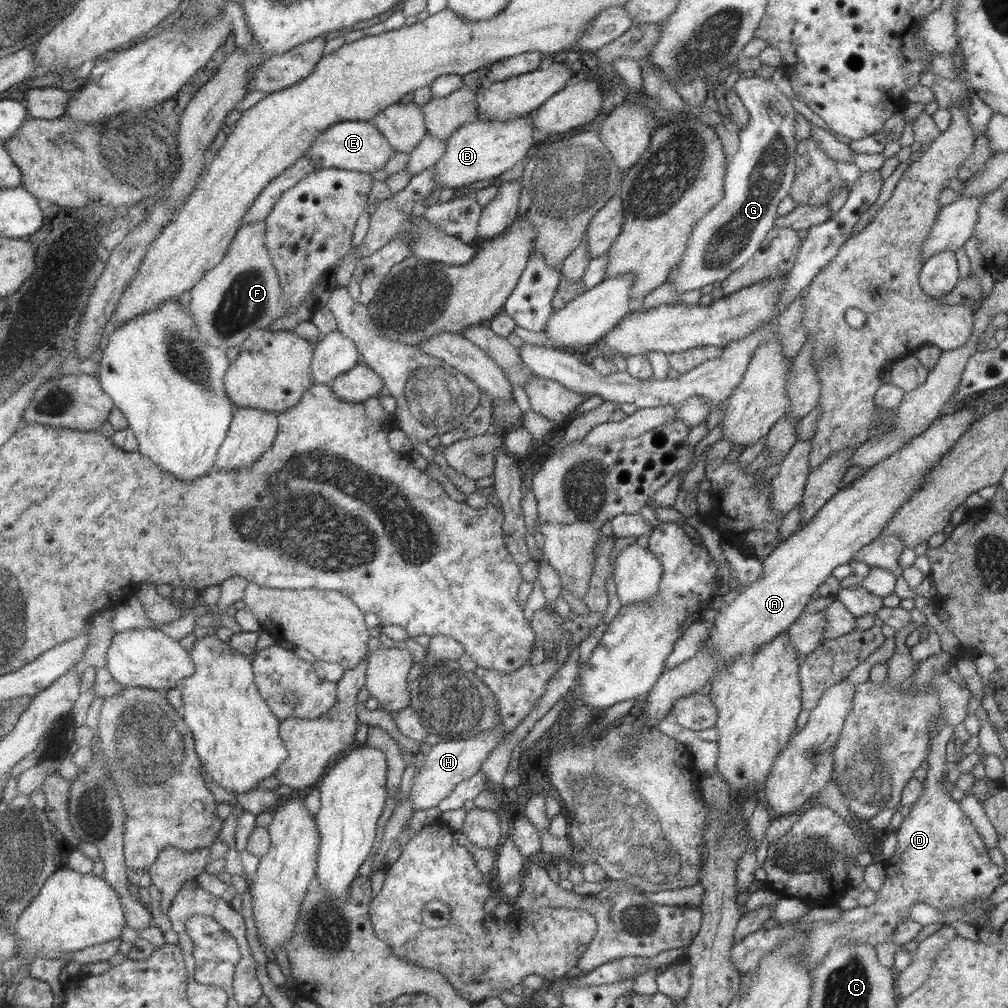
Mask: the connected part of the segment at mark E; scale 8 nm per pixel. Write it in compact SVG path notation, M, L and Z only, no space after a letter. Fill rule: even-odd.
M337 121L328 126L314 141L306 148L306 153L298 158L289 168L286 168L273 178L262 191L258 193L249 206L245 216L242 216L241 225L249 224L258 220L264 220L268 212L271 212L273 205L277 202L282 192L293 187L297 182L310 172L320 168L342 168L348 171L364 172L369 174L379 170L393 156L394 148L387 142L387 139L369 121Z

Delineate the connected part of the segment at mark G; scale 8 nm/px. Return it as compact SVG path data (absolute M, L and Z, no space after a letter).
M757 74L750 78L739 76L733 88L747 109L748 123L737 134L738 149L731 154L729 162L725 164L722 199L695 223L683 256L670 272L667 282L671 283L677 292L683 293L717 280L722 281L730 272L743 266L757 252L767 231L774 227L774 220L778 215L777 204L789 194L794 179L797 144L793 126L796 112L787 97L777 89L771 79L761 78Z

